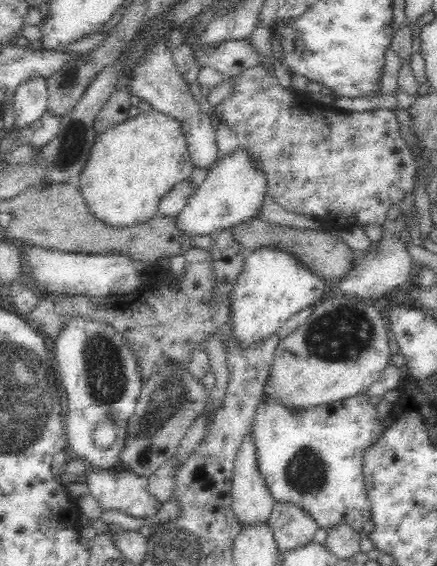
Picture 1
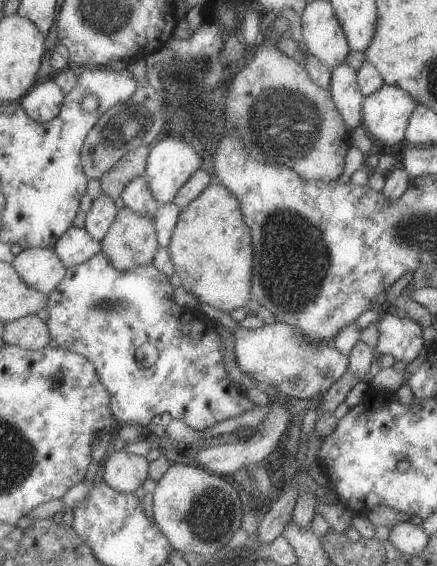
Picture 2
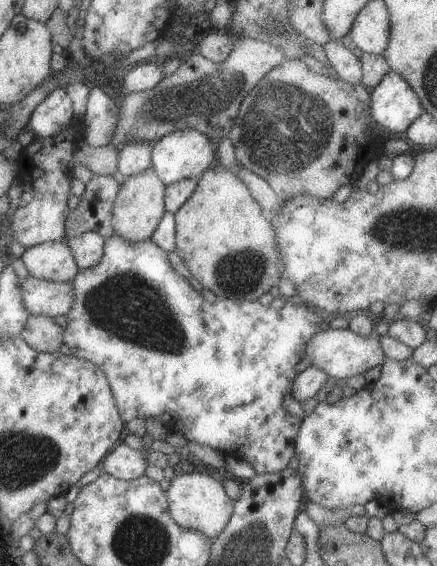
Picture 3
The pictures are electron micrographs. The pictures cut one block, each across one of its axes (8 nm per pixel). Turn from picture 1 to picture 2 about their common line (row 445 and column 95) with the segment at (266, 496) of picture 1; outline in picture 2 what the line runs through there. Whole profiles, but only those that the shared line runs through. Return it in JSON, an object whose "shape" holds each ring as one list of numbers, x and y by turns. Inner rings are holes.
{"shape":[[72,227,58,241,55,250,67,268,88,262,102,252,101,242,95,240,85,228]]}

